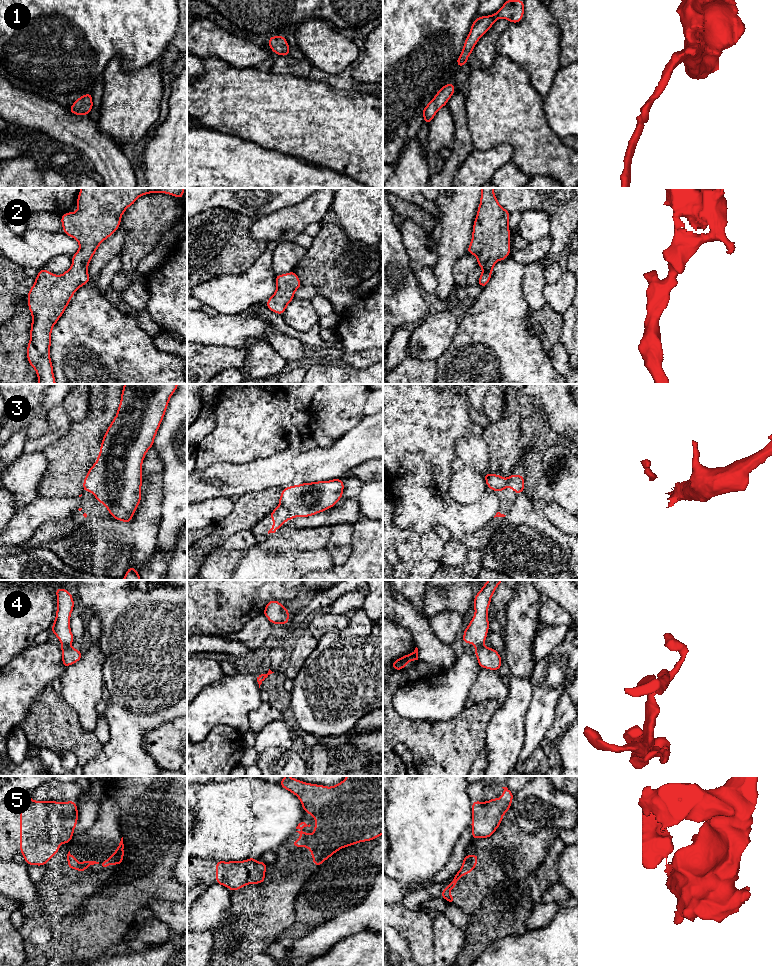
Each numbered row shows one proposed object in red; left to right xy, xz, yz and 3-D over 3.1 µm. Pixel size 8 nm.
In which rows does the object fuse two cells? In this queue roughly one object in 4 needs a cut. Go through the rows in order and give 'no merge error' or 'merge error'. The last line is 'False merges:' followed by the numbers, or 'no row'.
1: no merge error
2: no merge error
3: merge error
4: merge error
5: merge error
False merges: 3, 4, 5

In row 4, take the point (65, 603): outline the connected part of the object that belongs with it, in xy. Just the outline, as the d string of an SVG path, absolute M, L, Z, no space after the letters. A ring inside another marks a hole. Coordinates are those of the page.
M57 588L54 591L57 595L57 611L51 632L56 635L62 645L71 645L74 636L70 629L70 616L74 609L74 599L64 588Z

